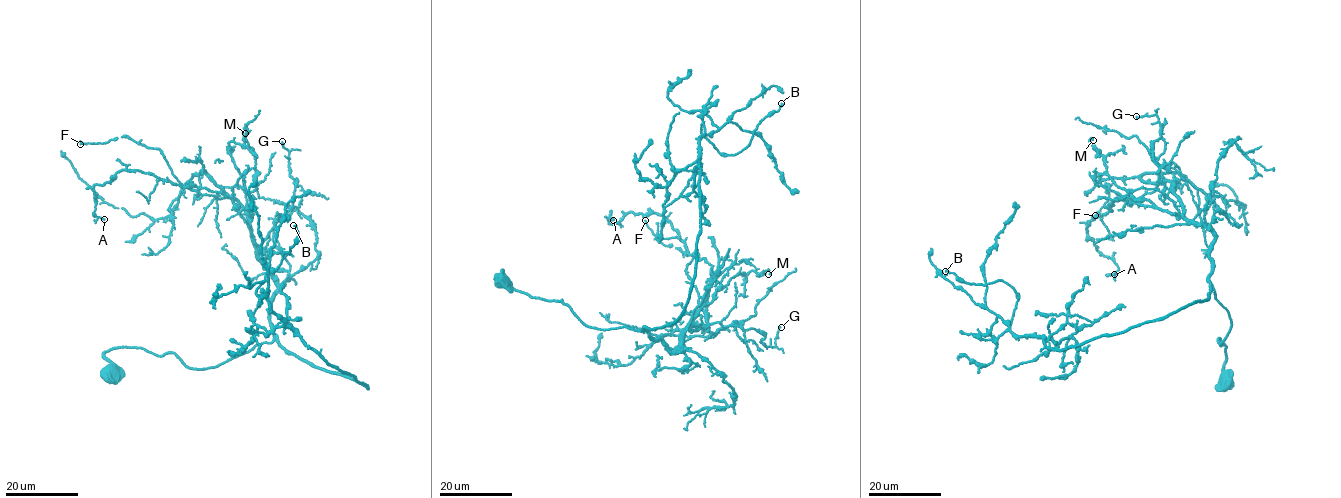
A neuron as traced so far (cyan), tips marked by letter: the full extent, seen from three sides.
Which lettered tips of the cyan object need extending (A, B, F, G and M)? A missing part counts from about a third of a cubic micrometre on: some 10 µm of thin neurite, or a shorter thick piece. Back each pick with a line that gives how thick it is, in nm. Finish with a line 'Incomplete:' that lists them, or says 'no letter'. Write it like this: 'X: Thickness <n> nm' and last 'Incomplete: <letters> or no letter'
Incomplete: no letter

